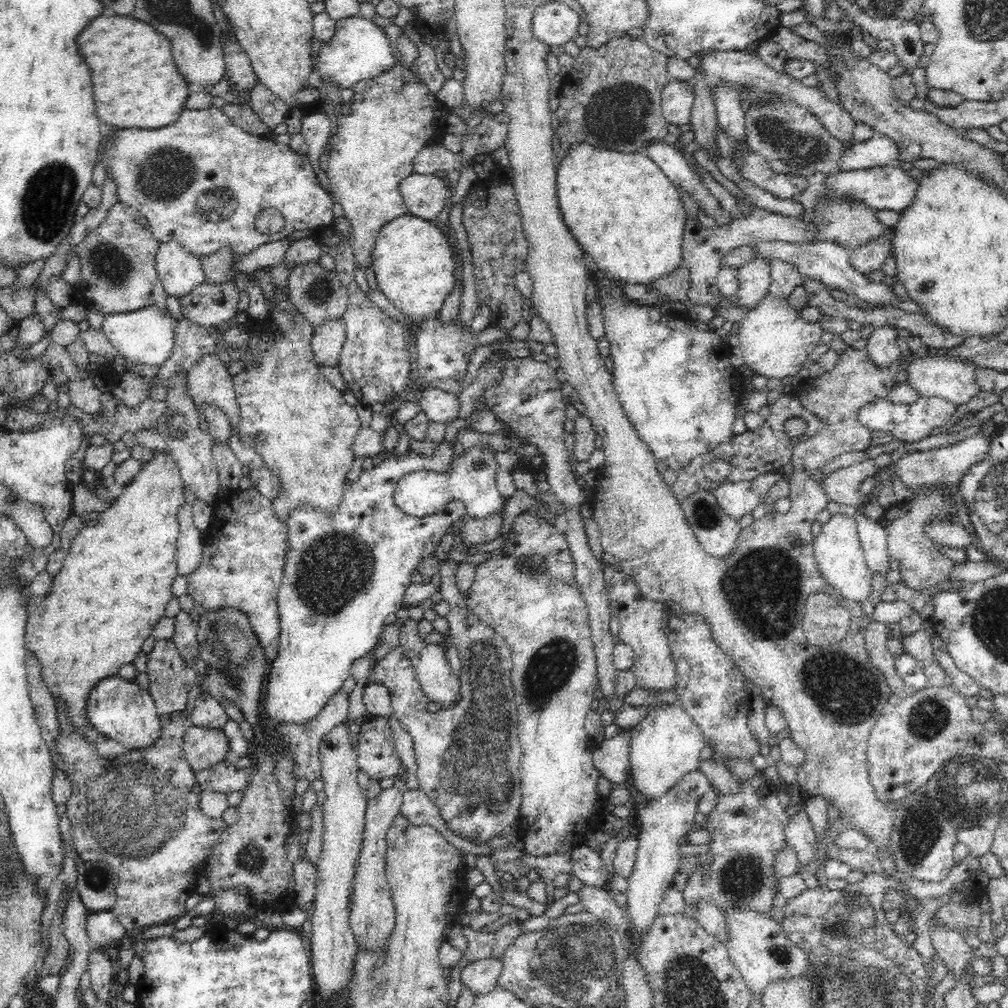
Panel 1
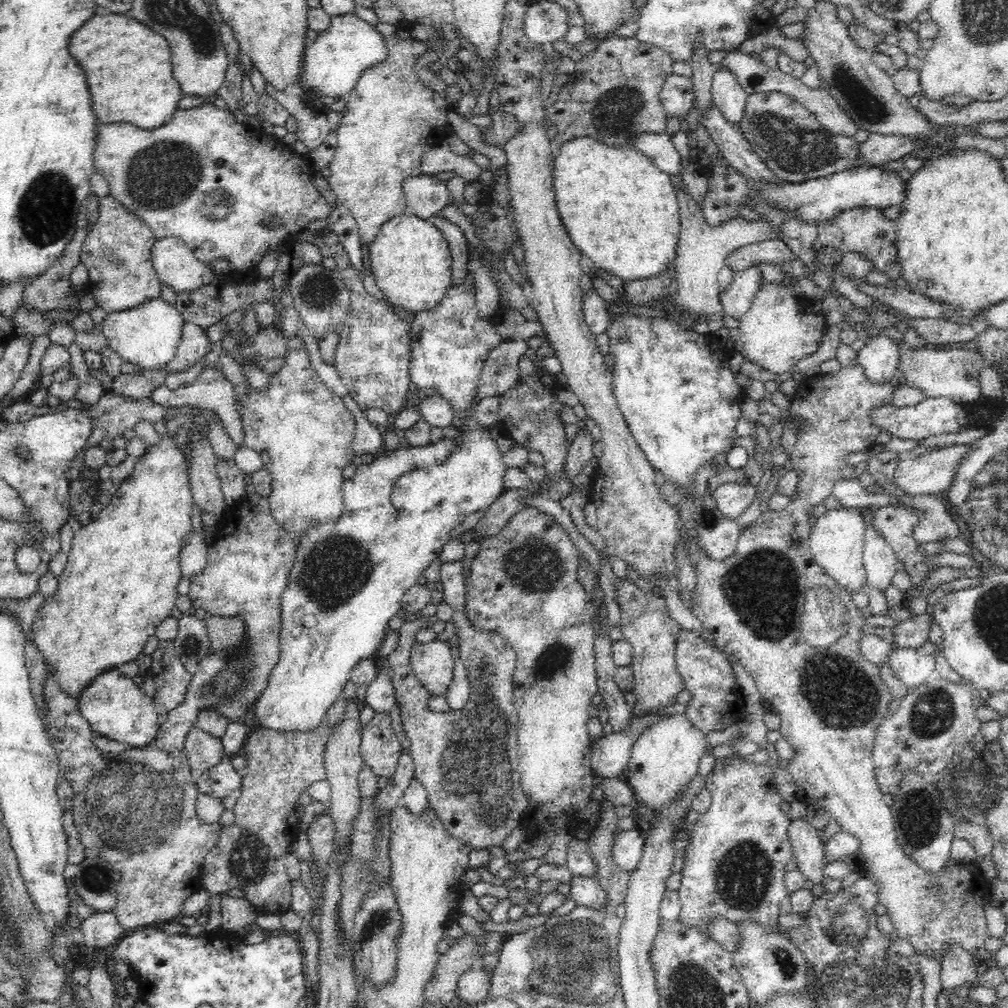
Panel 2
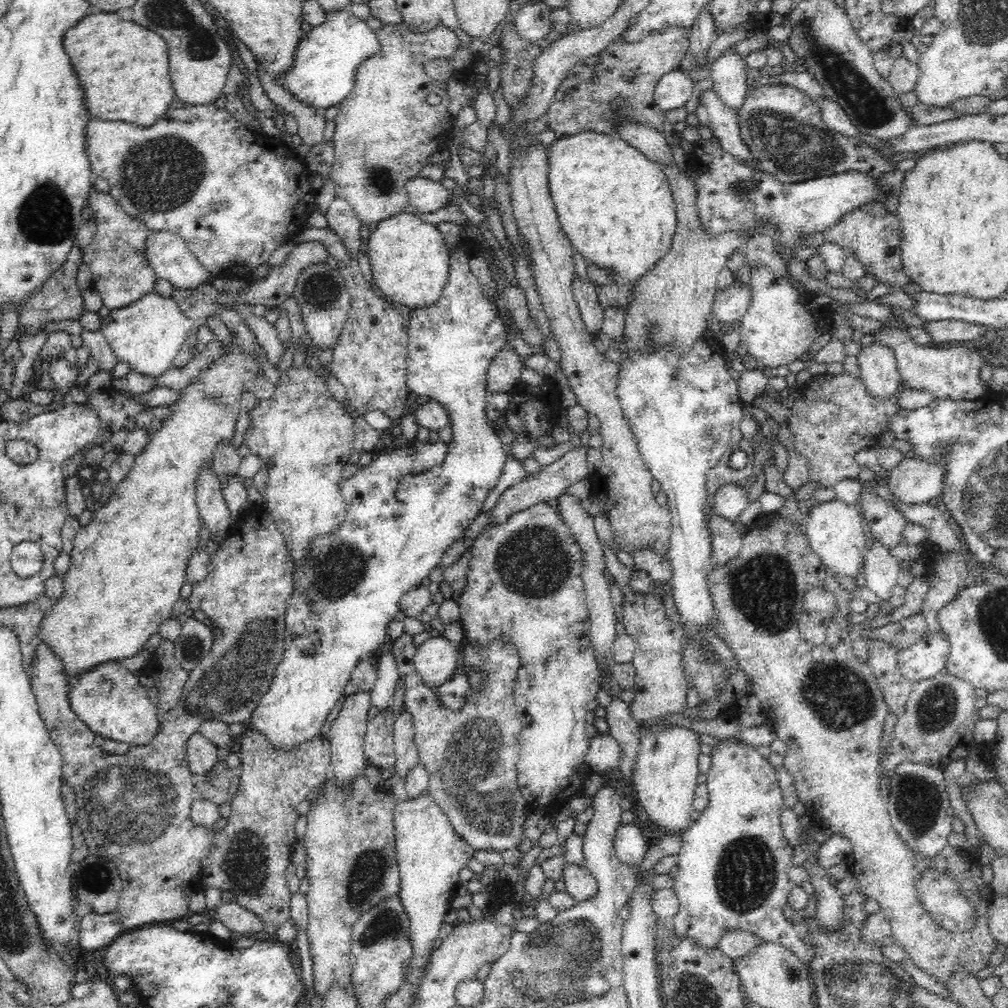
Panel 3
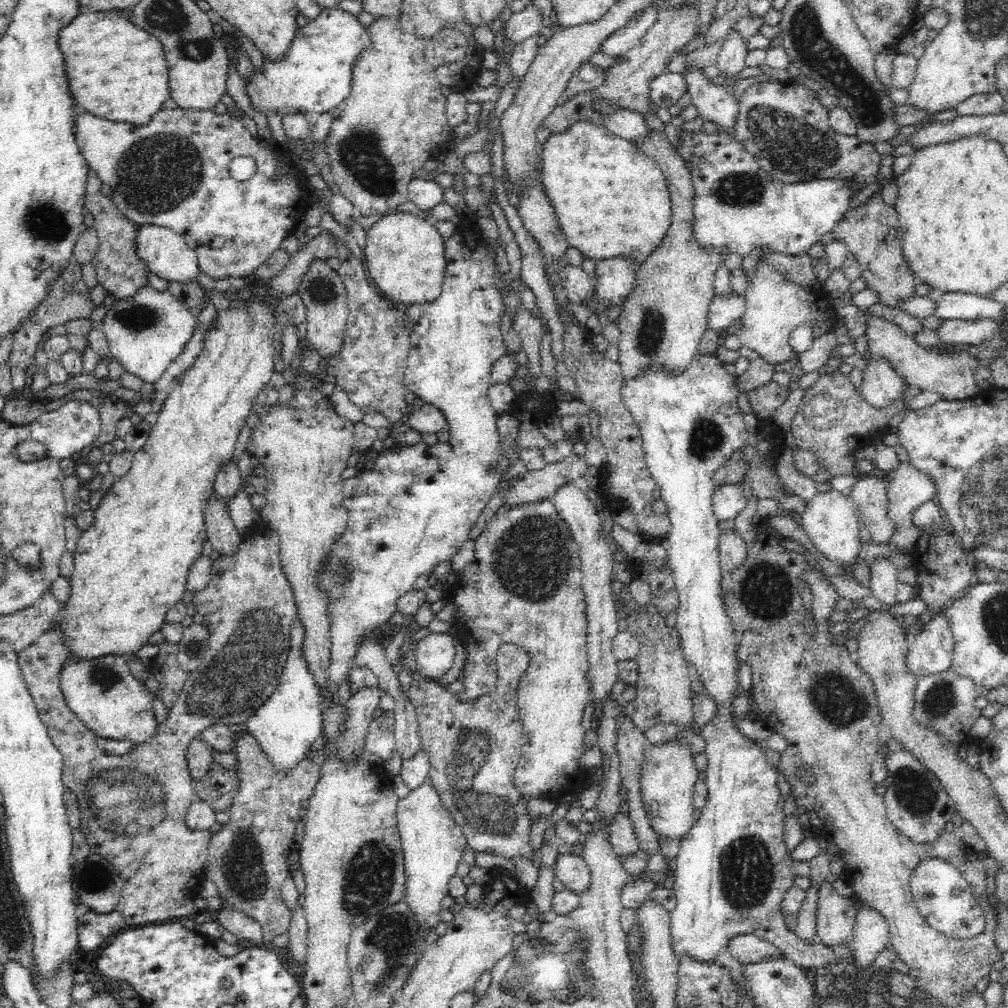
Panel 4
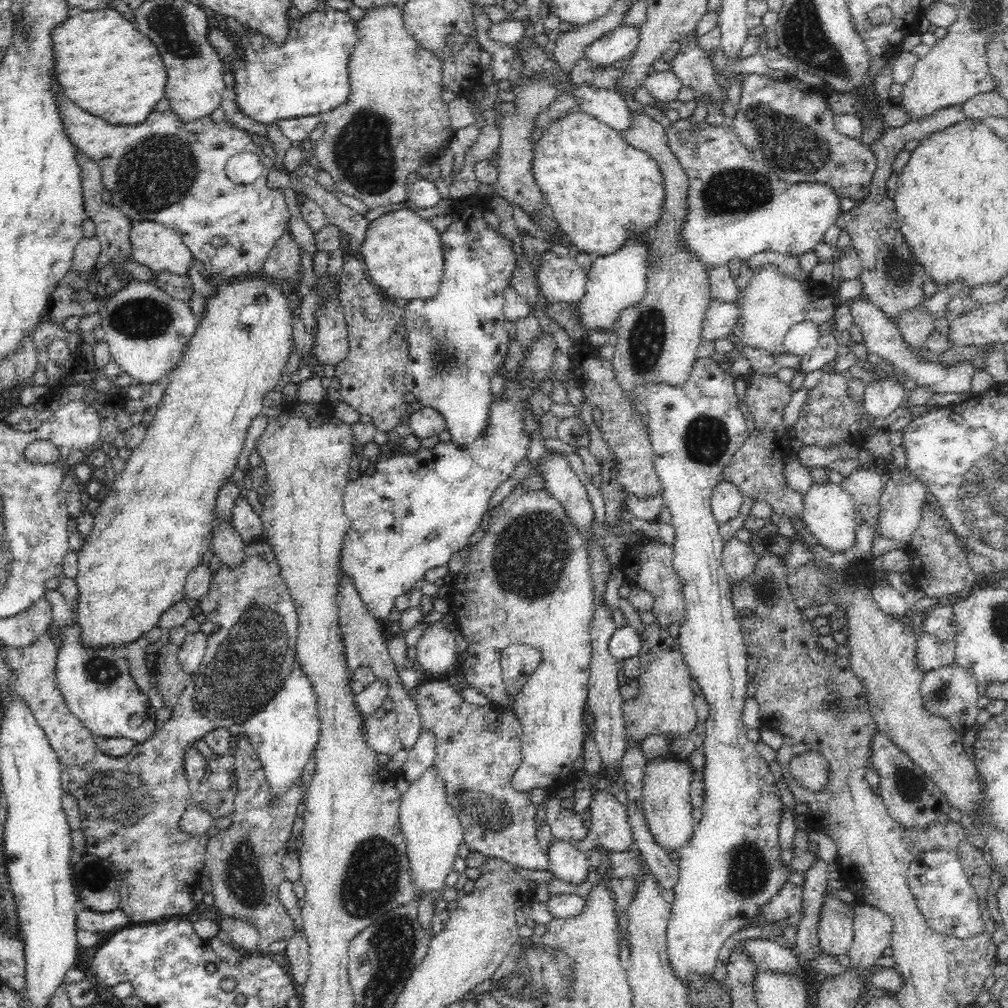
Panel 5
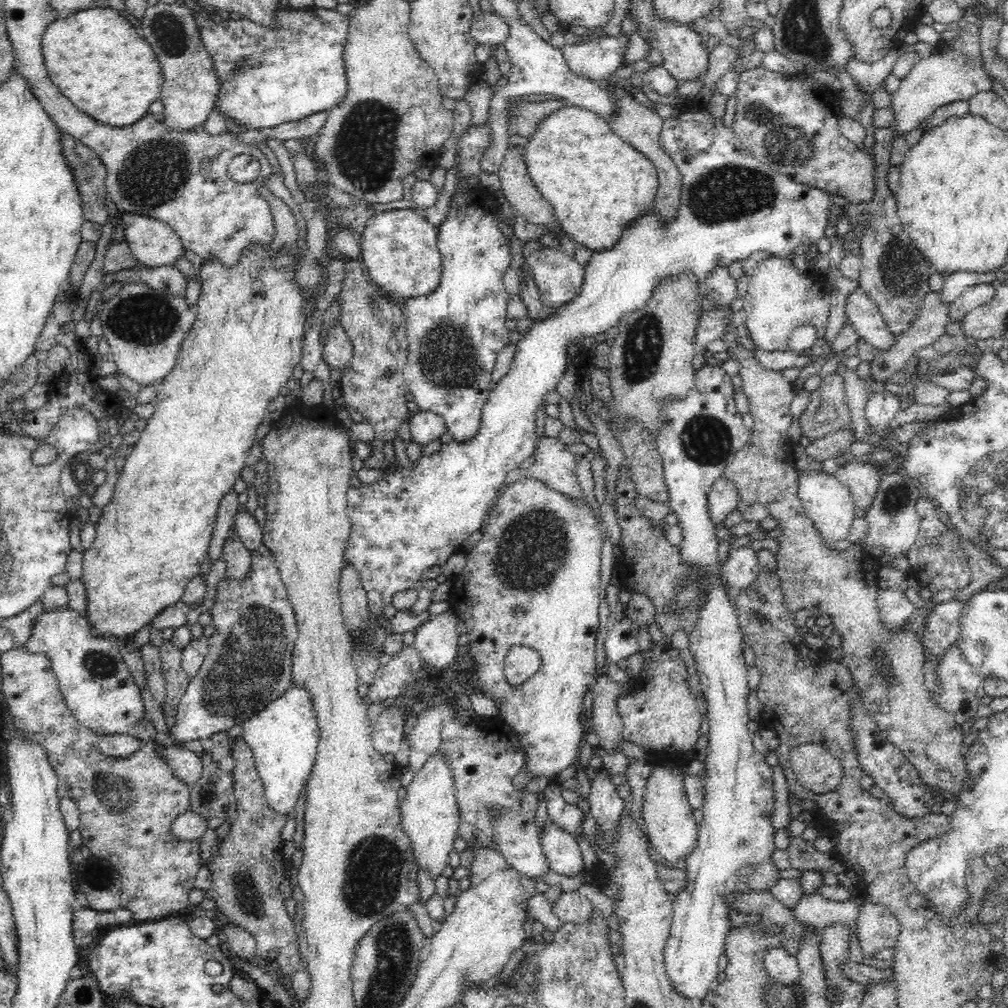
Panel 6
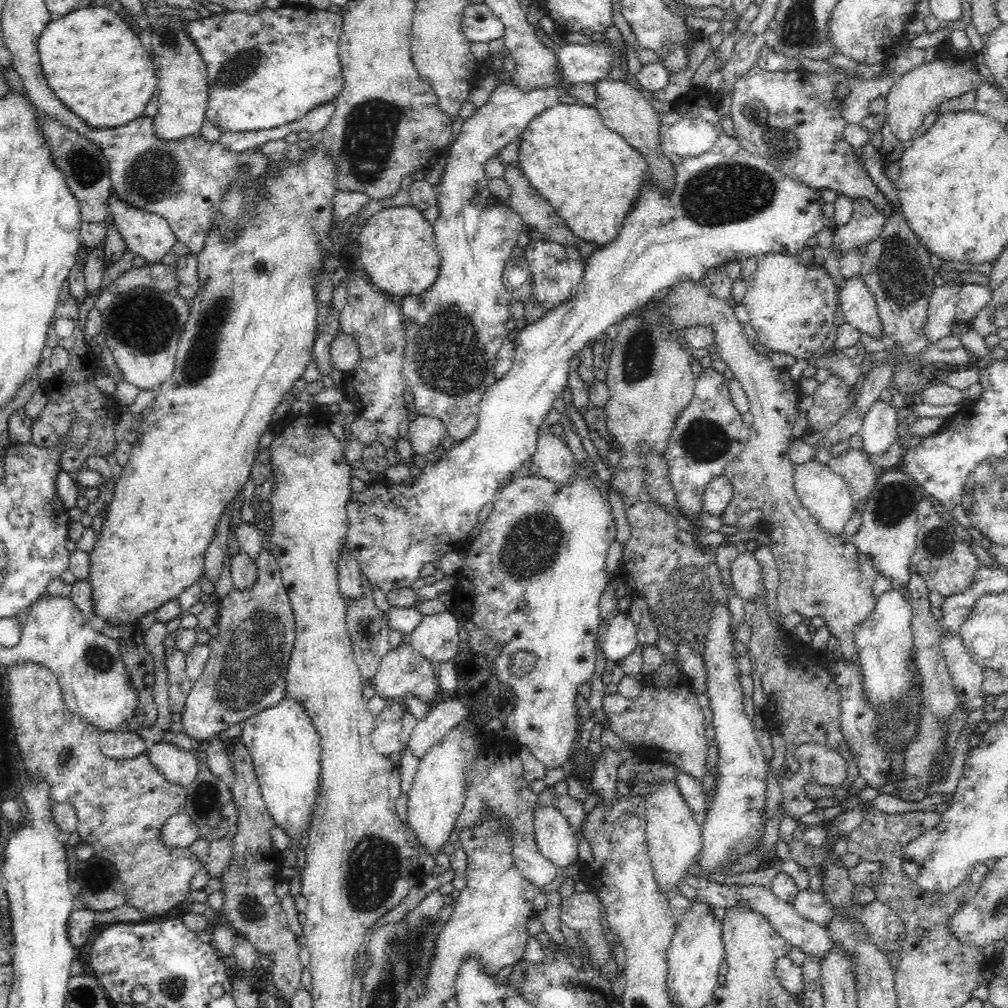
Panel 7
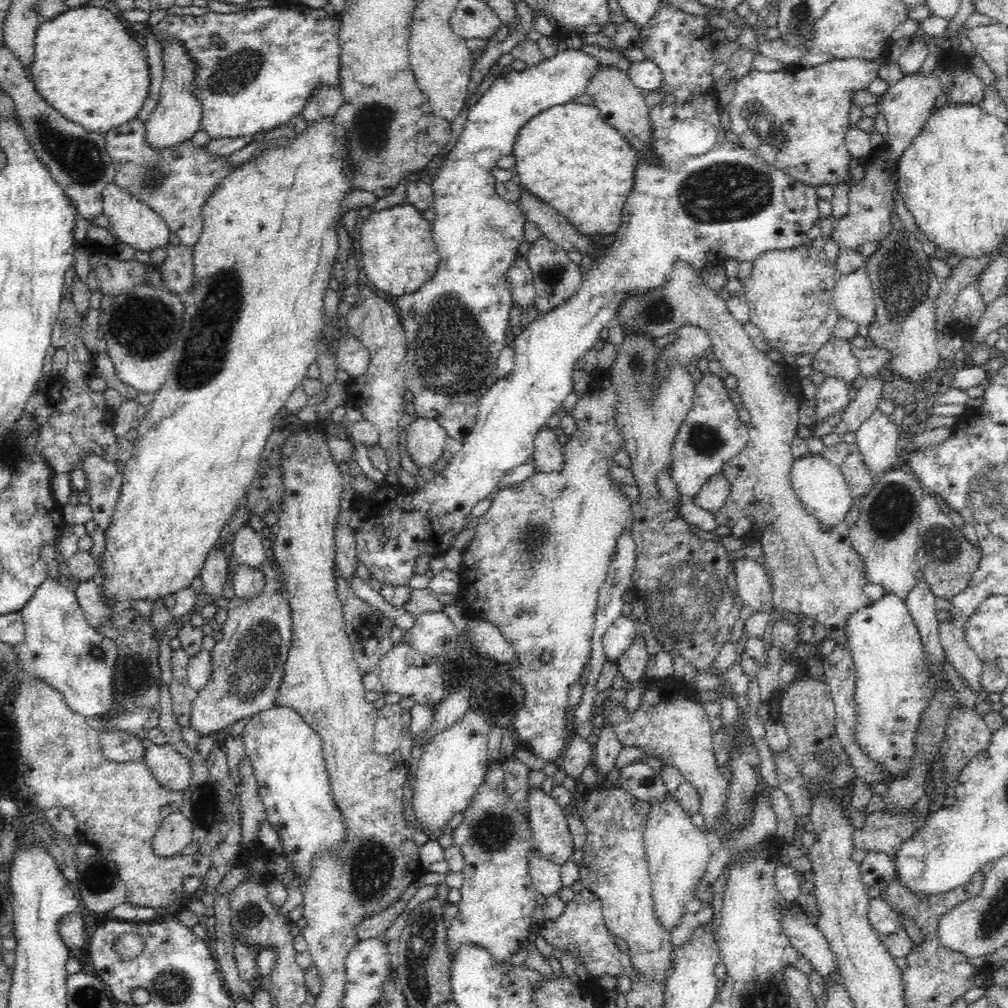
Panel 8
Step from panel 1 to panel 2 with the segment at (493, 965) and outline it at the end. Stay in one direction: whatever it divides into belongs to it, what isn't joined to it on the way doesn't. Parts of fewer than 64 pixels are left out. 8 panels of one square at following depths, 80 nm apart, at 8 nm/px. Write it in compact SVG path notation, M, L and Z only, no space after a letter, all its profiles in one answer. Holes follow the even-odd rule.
M480 964L479 967L464 972L457 983L457 994L460 1001L480 1004L482 1000L486 1000L488 992L490 992L492 972L494 972L494 969L488 971L486 967Z

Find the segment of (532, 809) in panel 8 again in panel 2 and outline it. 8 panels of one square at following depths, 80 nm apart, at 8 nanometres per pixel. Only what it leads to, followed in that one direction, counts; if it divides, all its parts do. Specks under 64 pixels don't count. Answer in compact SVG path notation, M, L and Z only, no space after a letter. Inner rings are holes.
M572 875L569 886L569 898L576 905L596 909L599 914L606 912L607 894L596 879Z

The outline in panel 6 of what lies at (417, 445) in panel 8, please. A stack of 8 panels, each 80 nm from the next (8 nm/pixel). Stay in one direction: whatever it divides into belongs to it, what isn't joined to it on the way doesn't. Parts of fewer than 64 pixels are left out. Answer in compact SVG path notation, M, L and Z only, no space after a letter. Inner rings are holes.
M419 410L412 413L408 422L411 440L421 447L440 439L440 436L446 434L447 431L444 418L430 410Z

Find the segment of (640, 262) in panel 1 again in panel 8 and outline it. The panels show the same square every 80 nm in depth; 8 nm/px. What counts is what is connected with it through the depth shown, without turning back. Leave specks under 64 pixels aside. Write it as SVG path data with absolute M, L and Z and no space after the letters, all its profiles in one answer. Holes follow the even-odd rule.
M578 102L551 106L531 118L516 137L511 153L516 159L514 174L523 188L547 202L565 216L578 233L583 235L612 234L622 224L623 208L635 184L639 153L629 140L612 128L594 105Z

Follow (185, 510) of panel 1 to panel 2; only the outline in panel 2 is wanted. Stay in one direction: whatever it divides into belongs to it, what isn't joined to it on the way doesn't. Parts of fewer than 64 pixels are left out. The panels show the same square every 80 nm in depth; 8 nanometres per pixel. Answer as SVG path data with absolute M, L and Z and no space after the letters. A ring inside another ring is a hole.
M192 532L185 540L180 554L180 567L183 576L192 578L202 574L207 566L207 551L205 536L202 533Z

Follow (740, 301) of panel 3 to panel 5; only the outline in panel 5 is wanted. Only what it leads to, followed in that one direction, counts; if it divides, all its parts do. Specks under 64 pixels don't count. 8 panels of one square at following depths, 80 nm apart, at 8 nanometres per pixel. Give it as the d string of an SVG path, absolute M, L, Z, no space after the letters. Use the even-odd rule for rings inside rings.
M712 300L707 308L701 330L701 338L704 340L718 340L726 338L737 330L737 320L741 315L741 305L734 303L722 303Z

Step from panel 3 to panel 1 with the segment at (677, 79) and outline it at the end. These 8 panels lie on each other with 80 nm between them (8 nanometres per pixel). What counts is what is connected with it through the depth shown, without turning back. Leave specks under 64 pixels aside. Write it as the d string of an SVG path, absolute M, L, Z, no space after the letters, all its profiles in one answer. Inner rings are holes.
M670 80L661 94L662 114L667 124L689 124L694 98L688 81Z

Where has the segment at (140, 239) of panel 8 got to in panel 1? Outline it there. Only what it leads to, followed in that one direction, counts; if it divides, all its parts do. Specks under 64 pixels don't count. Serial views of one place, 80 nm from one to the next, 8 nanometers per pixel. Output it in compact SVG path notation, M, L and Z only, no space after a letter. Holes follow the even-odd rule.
M176 241L159 243L155 267L169 296L180 299L206 280L200 257L188 253Z

